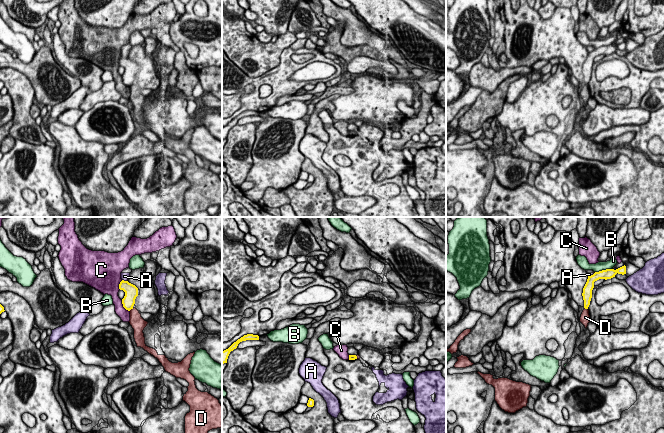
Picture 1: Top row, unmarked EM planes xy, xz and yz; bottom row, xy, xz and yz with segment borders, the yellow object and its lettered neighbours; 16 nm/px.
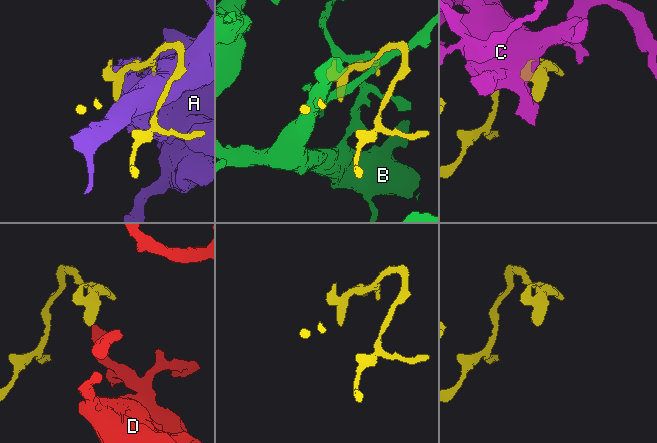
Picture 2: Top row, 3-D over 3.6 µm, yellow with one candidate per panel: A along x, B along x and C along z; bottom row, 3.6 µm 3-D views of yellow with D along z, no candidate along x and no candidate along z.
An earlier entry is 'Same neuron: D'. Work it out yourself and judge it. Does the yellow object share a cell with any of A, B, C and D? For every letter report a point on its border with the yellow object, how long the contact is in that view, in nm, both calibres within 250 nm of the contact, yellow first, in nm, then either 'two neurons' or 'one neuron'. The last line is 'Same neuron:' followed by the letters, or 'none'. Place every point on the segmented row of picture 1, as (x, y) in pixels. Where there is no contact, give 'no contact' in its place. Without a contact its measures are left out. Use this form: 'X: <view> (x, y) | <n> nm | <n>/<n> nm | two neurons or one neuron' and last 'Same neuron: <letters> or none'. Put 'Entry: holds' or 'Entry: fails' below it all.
A: yz (591, 275) | 120 nm | 160/60 nm | two neurons
B: yz (603, 270) | 280 nm | 160/140 nm | two neurons
C: xy (123, 306) | 240 nm | 200/170 nm | two neurons
D: xy (131, 308) | 90 nm | 200/220 nm | two neurons
Same neuron: none
Entry: fails

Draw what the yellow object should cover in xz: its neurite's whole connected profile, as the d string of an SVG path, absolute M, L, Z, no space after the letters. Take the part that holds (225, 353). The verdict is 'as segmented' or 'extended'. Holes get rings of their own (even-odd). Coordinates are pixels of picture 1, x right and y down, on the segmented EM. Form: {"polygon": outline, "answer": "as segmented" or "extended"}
{"polygon": "M247 334L238 339L236 342L234 342L228 349L222 351L222 364L227 363L228 356L231 351L237 348L238 344L242 341L246 340L259 340L258 335L253 335L253 334Z", "answer": "as segmented"}

